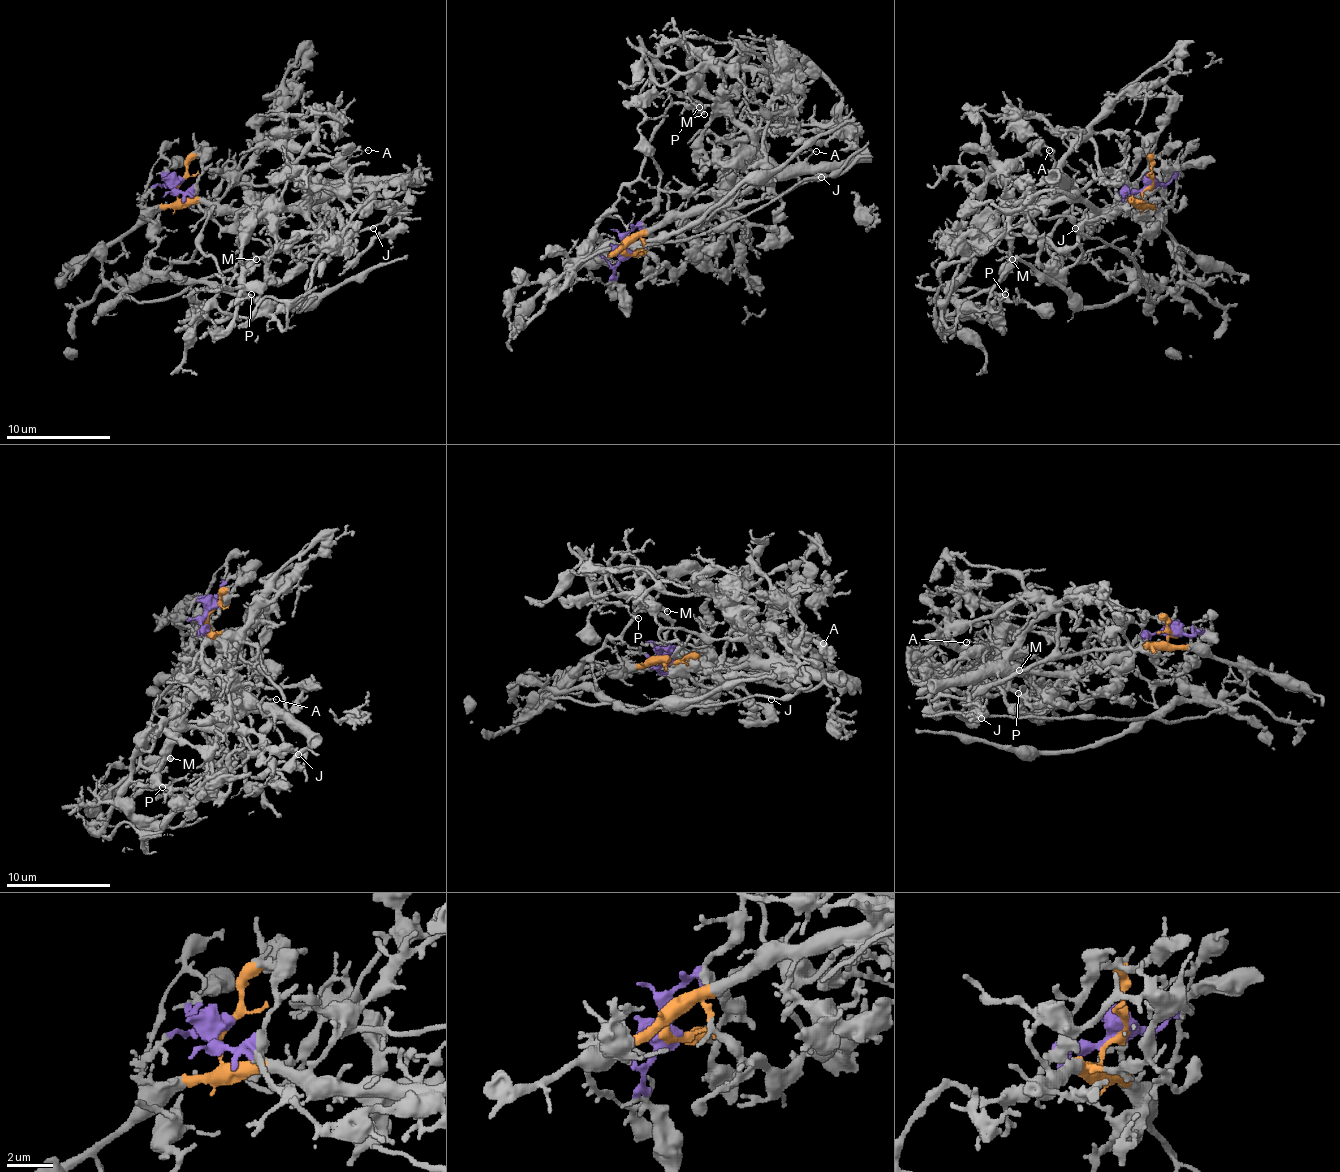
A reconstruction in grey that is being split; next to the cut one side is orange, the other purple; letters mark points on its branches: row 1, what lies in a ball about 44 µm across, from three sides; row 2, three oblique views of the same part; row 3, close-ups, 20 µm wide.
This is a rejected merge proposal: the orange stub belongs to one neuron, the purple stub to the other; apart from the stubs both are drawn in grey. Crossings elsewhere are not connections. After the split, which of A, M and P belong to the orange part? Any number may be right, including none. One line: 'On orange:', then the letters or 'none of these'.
On orange: A

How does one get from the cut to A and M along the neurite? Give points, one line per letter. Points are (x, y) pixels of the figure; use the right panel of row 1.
A: (1149, 186), (1141, 199), (1133, 199), (1120, 209), (1097, 209), (1079, 193), (1055, 180), (1050, 149)
M: (1149, 183), (1107, 212), (1081, 214), (1073, 209), (1055, 227), (1042, 248), (1011, 266), (1000, 277), (1011, 258)

